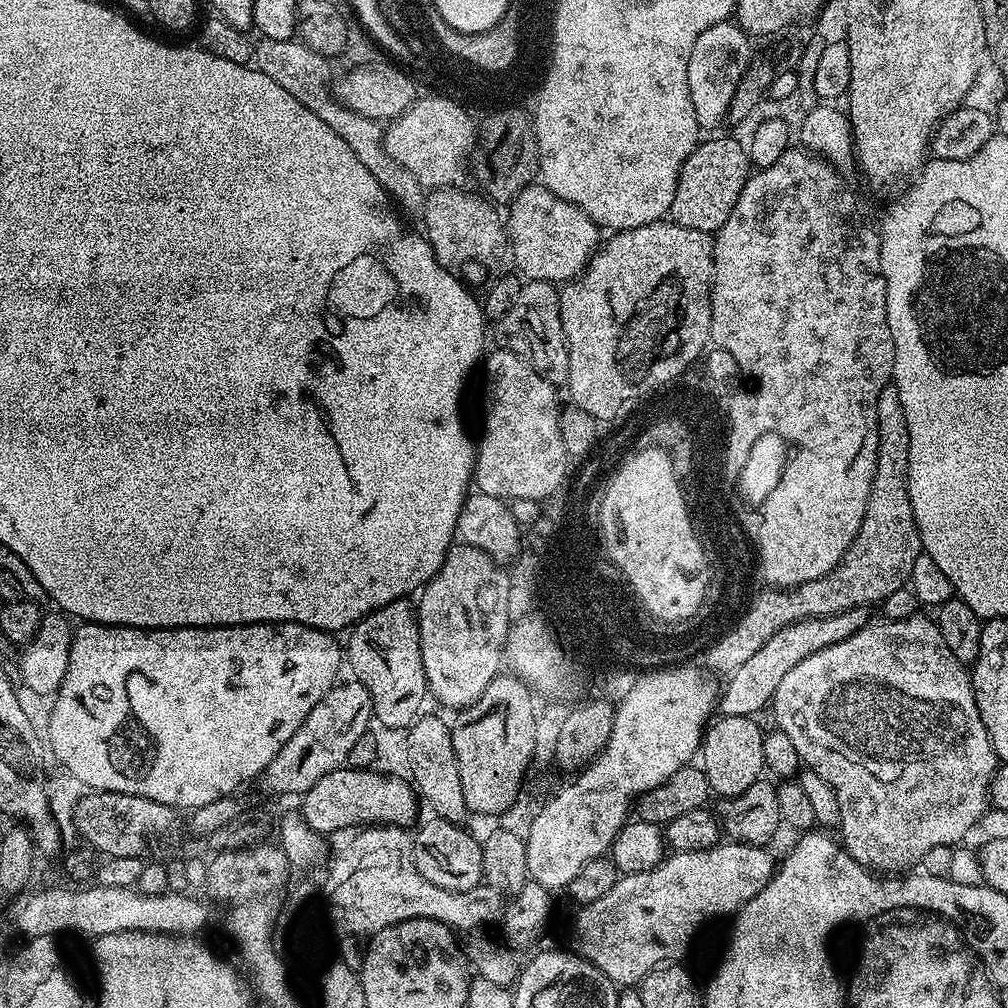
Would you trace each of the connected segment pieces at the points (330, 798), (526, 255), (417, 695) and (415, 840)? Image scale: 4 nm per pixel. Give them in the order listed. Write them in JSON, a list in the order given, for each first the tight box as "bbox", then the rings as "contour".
[{"bbox":[298,766,418,834],"contour":[[[345,766],[314,782],[310,790],[302,793],[299,801],[301,804],[298,805],[306,826],[318,833],[329,834],[328,832],[336,832],[339,828],[355,829],[357,826],[395,826],[407,829],[408,824],[415,825],[416,804],[418,805],[415,787],[403,775],[383,776],[376,771]]]},{"bbox":[506,182,602,281],"contour":[[[533,182],[522,189],[511,201],[508,210],[506,227],[510,237],[510,256],[516,259],[516,268],[524,275],[525,281],[575,280],[602,243],[601,229],[596,221],[591,220],[578,206],[557,200],[543,183]]]},{"bbox":[346,599,429,730],"contour":[[[407,599],[395,600],[389,604],[383,604],[378,610],[374,610],[370,614],[363,616],[357,624],[352,625],[350,631],[347,633],[348,644],[346,640],[346,664],[353,668],[355,679],[360,681],[362,686],[366,686],[366,690],[370,694],[370,702],[372,703],[372,714],[375,723],[381,724],[384,728],[400,728],[399,730],[407,729],[408,725],[416,719],[417,716],[421,715],[422,708],[420,708],[420,703],[423,702],[424,696],[429,695],[428,691],[428,679],[424,673],[424,667],[422,666],[422,646],[420,645],[420,635],[418,634],[418,618],[416,617],[416,609]]]},{"bbox":[412,818,484,890],"contour":[[[428,818],[428,821],[424,825],[422,824],[415,829],[417,832],[414,832],[412,836],[412,861],[416,863],[418,874],[422,874],[422,878],[426,878],[426,882],[434,882],[434,886],[442,886],[442,890],[470,890],[481,887],[484,878],[481,841],[475,840],[467,832],[469,830],[467,827],[452,824],[448,820]]]}]

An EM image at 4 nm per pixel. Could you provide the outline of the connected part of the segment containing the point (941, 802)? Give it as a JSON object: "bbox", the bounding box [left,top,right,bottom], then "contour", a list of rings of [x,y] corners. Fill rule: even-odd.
{"bbox":[770,614,998,874],"contour":[[[917,614],[912,617],[908,617],[905,620],[884,620],[883,622],[869,622],[869,624],[862,630],[858,630],[850,638],[846,638],[842,642],[838,642],[834,646],[826,646],[826,650],[818,650],[818,654],[810,654],[806,658],[802,658],[802,662],[798,662],[798,666],[794,666],[794,670],[789,670],[783,675],[782,682],[779,683],[777,692],[774,699],[770,704],[770,711],[776,715],[775,727],[779,731],[785,732],[786,735],[794,742],[794,750],[798,750],[800,755],[801,765],[807,771],[818,774],[818,778],[822,778],[822,782],[830,782],[830,790],[834,790],[834,794],[838,798],[838,806],[835,811],[838,813],[838,824],[840,820],[840,836],[842,841],[843,851],[850,854],[850,858],[854,858],[854,862],[858,862],[866,870],[871,870],[876,874],[900,874],[903,868],[908,868],[911,864],[914,866],[919,865],[923,858],[931,847],[934,846],[956,846],[961,843],[960,840],[968,831],[975,829],[980,821],[982,814],[989,807],[988,788],[991,786],[993,776],[996,773],[998,767],[998,761],[996,759],[996,751],[994,746],[990,742],[990,734],[986,734],[986,726],[982,726],[982,718],[978,714],[978,706],[976,705],[976,699],[974,698],[974,690],[972,689],[972,678],[969,669],[965,665],[961,664],[958,658],[950,652],[950,647],[946,646],[945,639],[942,638],[942,633],[939,630],[939,626],[936,624],[935,619],[931,615],[923,616],[923,614]]]}

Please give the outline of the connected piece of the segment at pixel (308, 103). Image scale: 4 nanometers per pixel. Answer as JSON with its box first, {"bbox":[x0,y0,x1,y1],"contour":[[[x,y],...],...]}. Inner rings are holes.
{"bbox":[253,38,426,209],"contour":[[[262,38],[255,45],[253,59],[254,66],[262,74],[266,74],[266,78],[270,78],[273,84],[282,86],[282,90],[286,90],[286,94],[294,94],[296,103],[306,106],[314,114],[318,114],[318,118],[322,118],[322,122],[326,122],[326,126],[330,126],[330,130],[334,130],[334,134],[338,134],[338,138],[342,138],[346,142],[346,146],[350,146],[350,150],[354,150],[354,154],[358,154],[362,166],[366,166],[366,170],[370,170],[370,174],[374,174],[374,178],[378,178],[378,182],[395,203],[397,200],[404,208],[416,209],[423,205],[426,192],[418,182],[418,178],[414,178],[414,174],[410,174],[410,170],[406,170],[398,162],[394,162],[394,158],[390,158],[390,154],[386,154],[384,128],[381,121],[371,120],[350,110],[345,104],[340,103],[330,91],[330,81],[333,76],[332,68],[328,65],[331,64],[329,57],[310,50],[296,38],[291,40]]]}

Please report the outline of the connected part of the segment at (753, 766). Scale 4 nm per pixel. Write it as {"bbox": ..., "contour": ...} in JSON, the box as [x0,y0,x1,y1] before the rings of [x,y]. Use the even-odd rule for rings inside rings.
{"bbox":[698,716,765,798],"contour":[[[723,716],[709,723],[698,753],[708,787],[717,797],[731,798],[742,794],[742,790],[750,790],[754,782],[765,775],[764,759],[762,758],[762,742],[765,729],[755,724],[751,716]]]}

